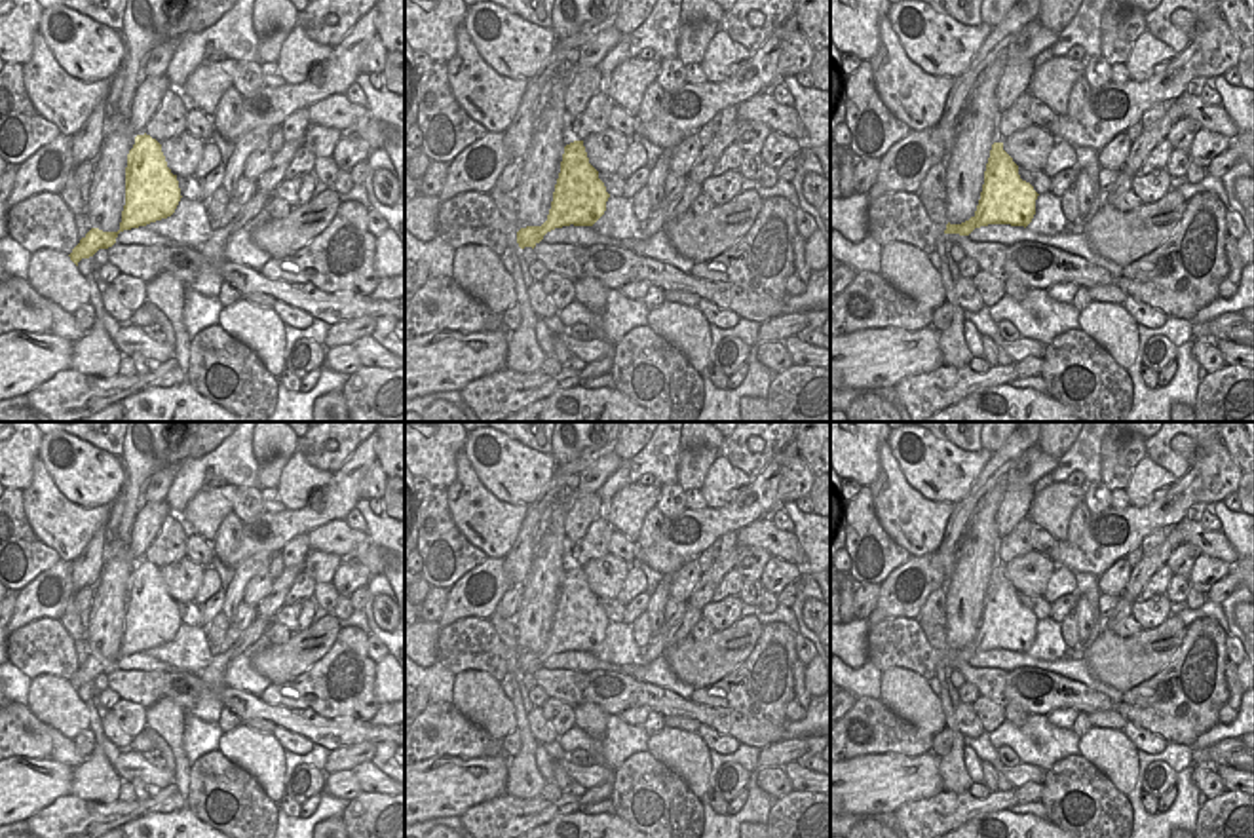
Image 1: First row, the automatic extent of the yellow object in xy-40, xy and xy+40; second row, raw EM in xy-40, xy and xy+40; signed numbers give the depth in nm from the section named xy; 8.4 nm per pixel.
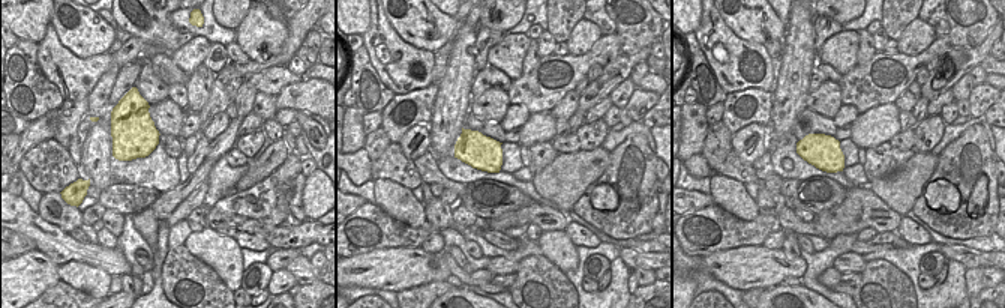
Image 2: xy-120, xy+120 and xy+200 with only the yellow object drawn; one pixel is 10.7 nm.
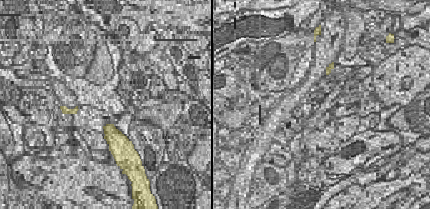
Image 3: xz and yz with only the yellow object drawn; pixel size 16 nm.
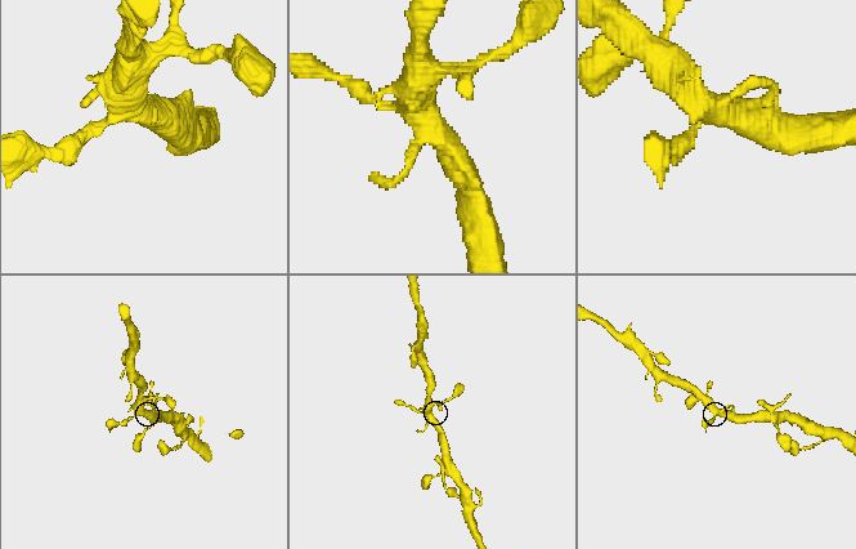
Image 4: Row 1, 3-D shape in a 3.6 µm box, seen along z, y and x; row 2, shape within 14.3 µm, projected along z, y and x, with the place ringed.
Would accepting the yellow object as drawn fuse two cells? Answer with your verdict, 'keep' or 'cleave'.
keep

